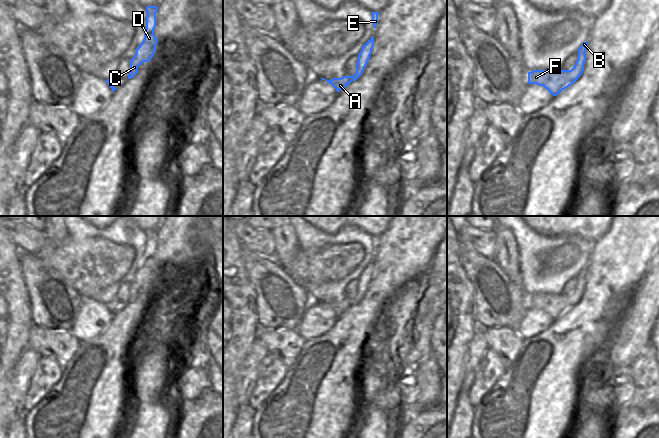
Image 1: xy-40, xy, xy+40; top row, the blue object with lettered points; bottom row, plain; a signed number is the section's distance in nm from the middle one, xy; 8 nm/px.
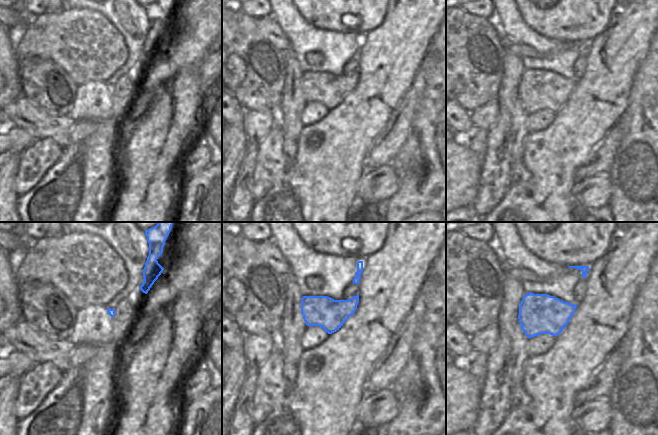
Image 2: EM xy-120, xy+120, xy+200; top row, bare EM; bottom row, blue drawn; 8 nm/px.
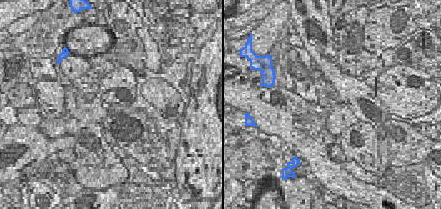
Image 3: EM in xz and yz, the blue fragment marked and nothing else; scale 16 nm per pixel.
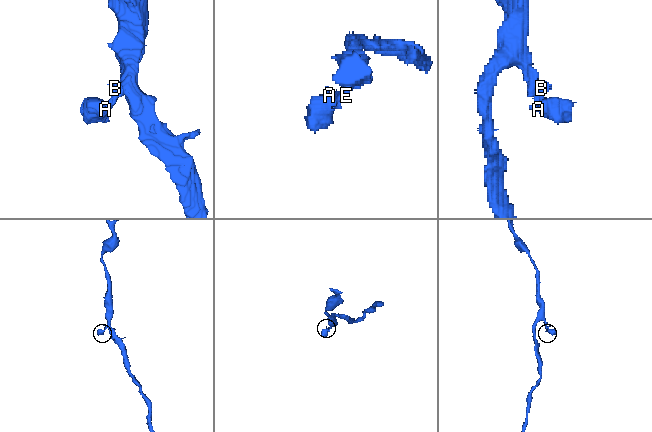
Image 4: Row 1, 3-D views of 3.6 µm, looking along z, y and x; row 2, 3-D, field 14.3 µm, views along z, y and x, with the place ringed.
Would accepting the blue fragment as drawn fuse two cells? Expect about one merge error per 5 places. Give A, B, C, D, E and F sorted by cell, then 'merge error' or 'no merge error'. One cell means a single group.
A B C D E F | no merge error

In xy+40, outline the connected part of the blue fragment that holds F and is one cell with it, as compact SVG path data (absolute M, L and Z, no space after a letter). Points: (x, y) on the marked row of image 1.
M583 42L578 49L578 59L571 70L533 70L528 72L528 84L543 86L550 94L557 96L582 75L587 45L588 42Z

